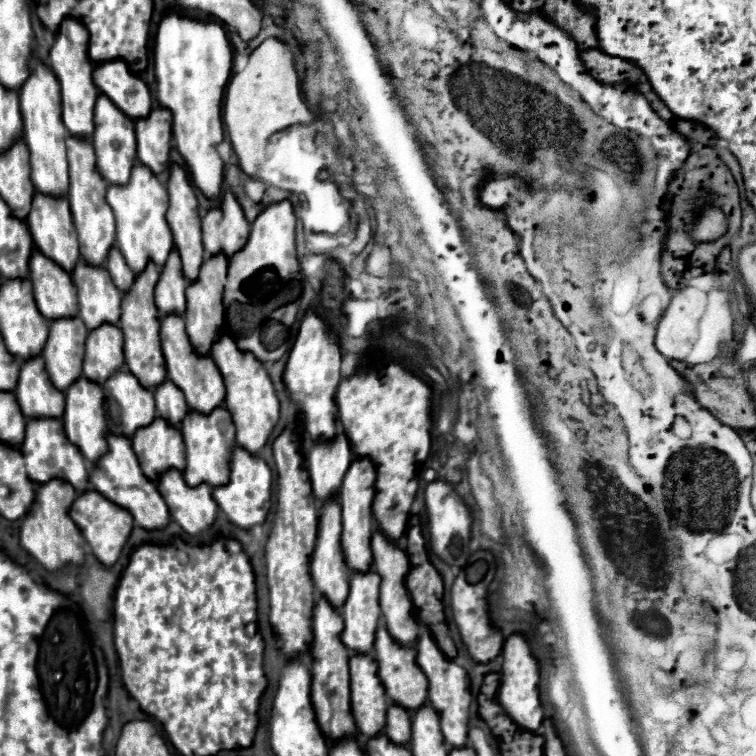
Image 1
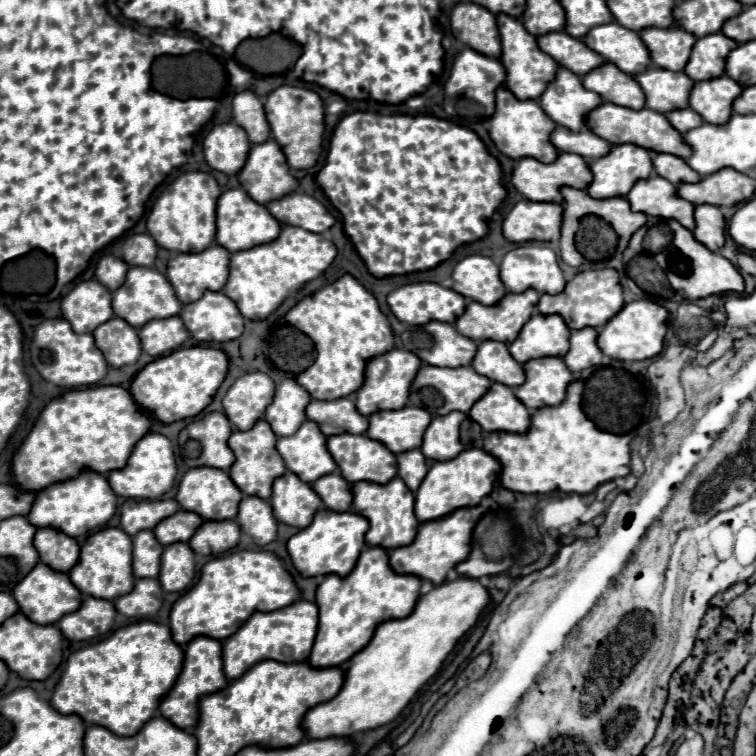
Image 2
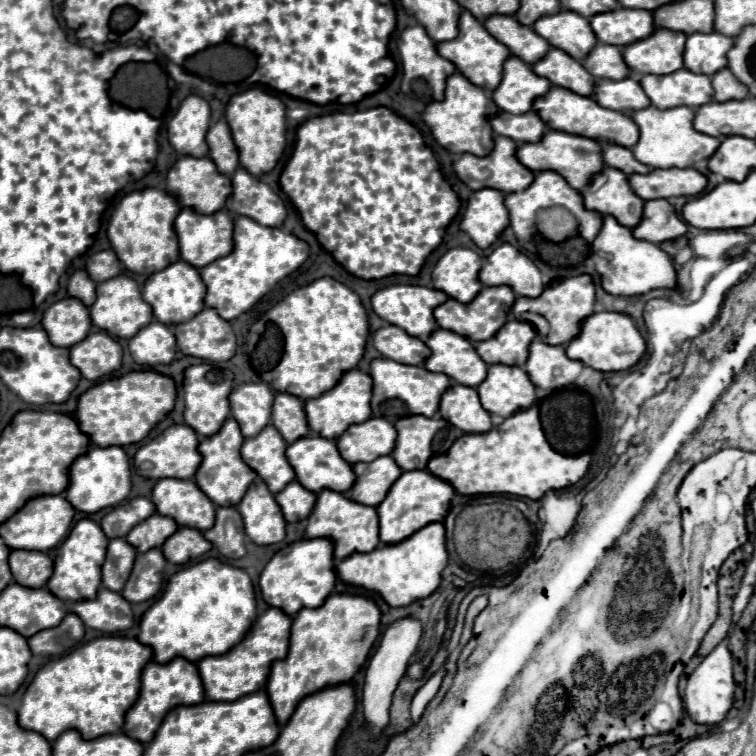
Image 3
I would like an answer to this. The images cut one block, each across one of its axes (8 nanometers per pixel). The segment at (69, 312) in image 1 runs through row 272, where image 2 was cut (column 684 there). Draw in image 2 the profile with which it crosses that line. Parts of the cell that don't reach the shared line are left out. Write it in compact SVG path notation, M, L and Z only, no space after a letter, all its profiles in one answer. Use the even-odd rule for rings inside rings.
M646 28L640 32L644 44L650 50L652 62L664 70L684 70L688 64L696 36L684 28Z

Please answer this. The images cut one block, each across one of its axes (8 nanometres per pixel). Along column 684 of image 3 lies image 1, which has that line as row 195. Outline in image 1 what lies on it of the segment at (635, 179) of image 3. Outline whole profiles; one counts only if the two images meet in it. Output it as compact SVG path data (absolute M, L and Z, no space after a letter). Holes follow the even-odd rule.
M170 166L170 178L168 178L168 196L170 196L170 206L166 212L166 220L168 226L172 230L172 238L174 238L174 248L178 250L178 256L182 260L182 270L184 270L184 278L188 282L194 282L200 274L200 266L204 262L204 246L202 246L202 224L200 224L200 216L198 216L198 200L194 194L194 188L188 182L188 176L182 168L178 166Z

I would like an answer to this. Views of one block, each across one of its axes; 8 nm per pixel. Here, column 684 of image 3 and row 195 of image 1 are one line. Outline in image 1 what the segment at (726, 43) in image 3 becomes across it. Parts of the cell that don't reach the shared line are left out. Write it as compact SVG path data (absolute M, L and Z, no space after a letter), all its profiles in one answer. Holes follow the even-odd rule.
M32 58L32 76L28 76L28 84L20 88L20 114L24 122L24 142L30 152L32 166L32 184L36 192L60 198L68 194L68 160L66 160L66 134L62 116L60 116L60 86L56 78L48 72L38 58Z

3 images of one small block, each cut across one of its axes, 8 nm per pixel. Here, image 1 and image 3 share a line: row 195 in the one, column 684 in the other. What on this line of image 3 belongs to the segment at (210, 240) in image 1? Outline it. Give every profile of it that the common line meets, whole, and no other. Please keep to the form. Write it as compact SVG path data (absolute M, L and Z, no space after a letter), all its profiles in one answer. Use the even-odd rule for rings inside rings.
M648 200L644 202L642 220L632 228L634 238L660 244L664 240L674 240L686 232L684 220L678 218L676 210L668 200Z

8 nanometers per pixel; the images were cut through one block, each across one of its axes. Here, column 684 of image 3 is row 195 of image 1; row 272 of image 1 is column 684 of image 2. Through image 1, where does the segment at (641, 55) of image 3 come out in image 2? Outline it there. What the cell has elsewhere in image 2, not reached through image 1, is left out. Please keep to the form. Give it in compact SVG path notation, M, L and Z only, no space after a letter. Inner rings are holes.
M722 32L698 38L694 44L692 56L684 68L684 72L692 80L712 80L724 74L726 56L738 46L736 40L724 36Z

